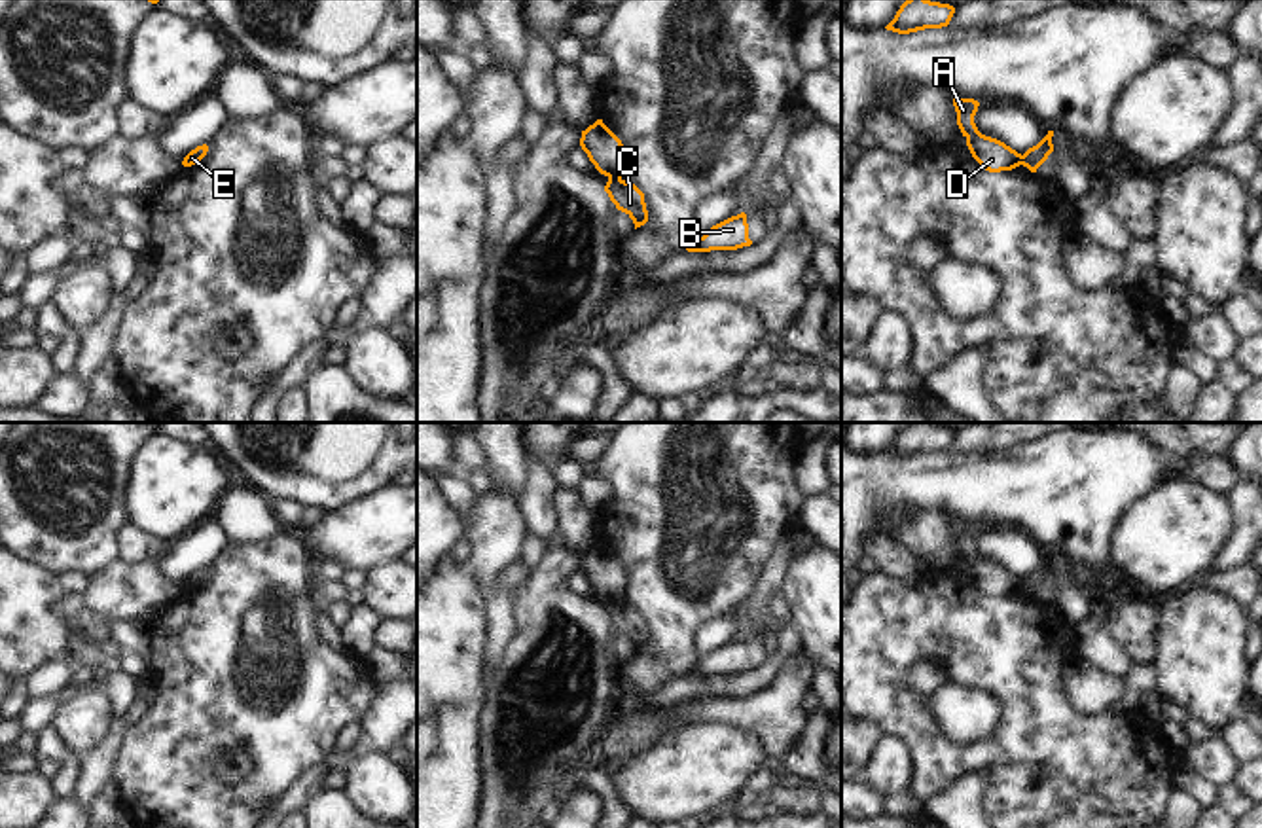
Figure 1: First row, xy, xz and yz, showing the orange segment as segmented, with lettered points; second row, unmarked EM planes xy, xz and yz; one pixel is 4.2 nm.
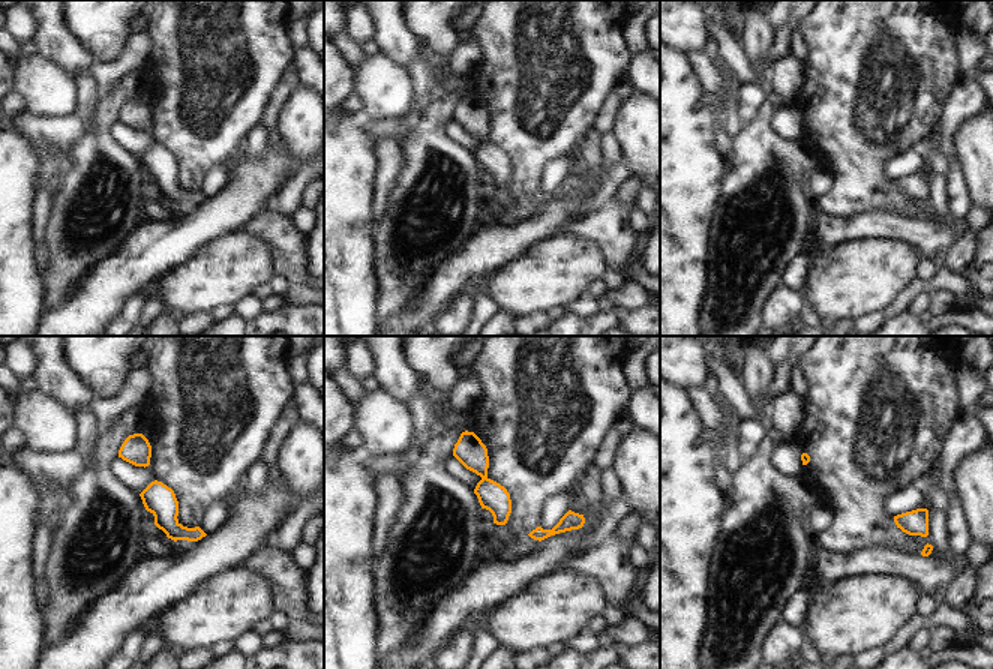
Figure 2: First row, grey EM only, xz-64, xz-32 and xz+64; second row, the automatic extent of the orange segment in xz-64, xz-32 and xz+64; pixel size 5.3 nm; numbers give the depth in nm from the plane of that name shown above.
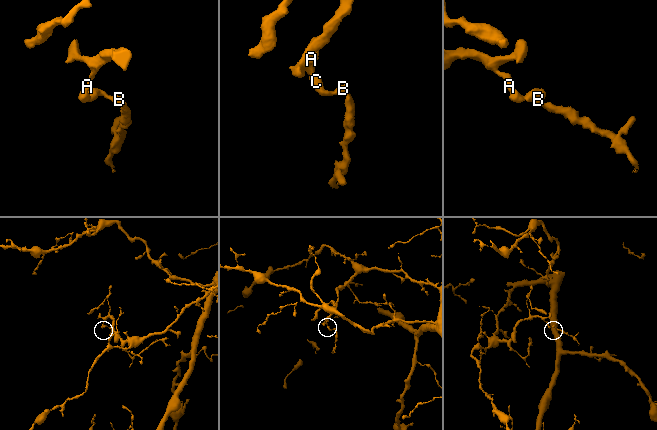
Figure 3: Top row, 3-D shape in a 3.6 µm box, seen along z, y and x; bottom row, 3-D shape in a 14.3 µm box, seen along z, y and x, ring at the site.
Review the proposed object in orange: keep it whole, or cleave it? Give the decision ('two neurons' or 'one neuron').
two neurons

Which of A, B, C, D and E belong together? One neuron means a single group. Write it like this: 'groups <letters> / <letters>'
groups A D / B C E

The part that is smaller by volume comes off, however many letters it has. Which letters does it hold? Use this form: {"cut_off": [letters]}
{"cut_off": ["B", "C", "E"]}

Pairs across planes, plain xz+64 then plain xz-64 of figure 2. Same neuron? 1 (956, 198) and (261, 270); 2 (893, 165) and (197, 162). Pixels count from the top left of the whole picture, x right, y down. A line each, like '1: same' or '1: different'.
1: different
2: different

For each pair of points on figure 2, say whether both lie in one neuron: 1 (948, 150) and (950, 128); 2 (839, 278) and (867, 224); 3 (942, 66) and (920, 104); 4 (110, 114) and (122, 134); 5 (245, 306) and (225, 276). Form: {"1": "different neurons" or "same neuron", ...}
{"1": "same neuron", "2": "different neurons", "3": "same neuron", "4": "different neurons", "5": "different neurons"}

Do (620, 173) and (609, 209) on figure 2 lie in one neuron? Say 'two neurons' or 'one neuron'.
two neurons

